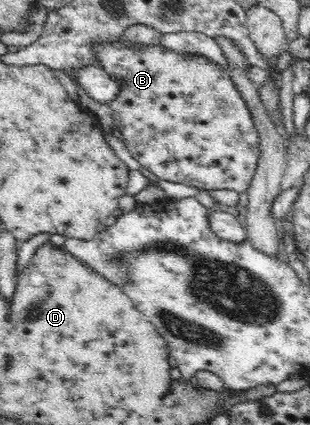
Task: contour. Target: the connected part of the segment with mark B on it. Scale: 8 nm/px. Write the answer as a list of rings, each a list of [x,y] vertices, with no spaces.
[[[101,41],[93,46],[93,54],[95,65],[112,76],[120,88],[110,106],[113,128],[121,130],[126,147],[148,174],[153,170],[157,172],[159,181],[183,184],[207,192],[233,190],[243,197],[247,195],[259,170],[261,144],[255,144],[259,138],[257,124],[233,78],[229,78],[228,68],[207,57],[181,53],[159,44]]]

